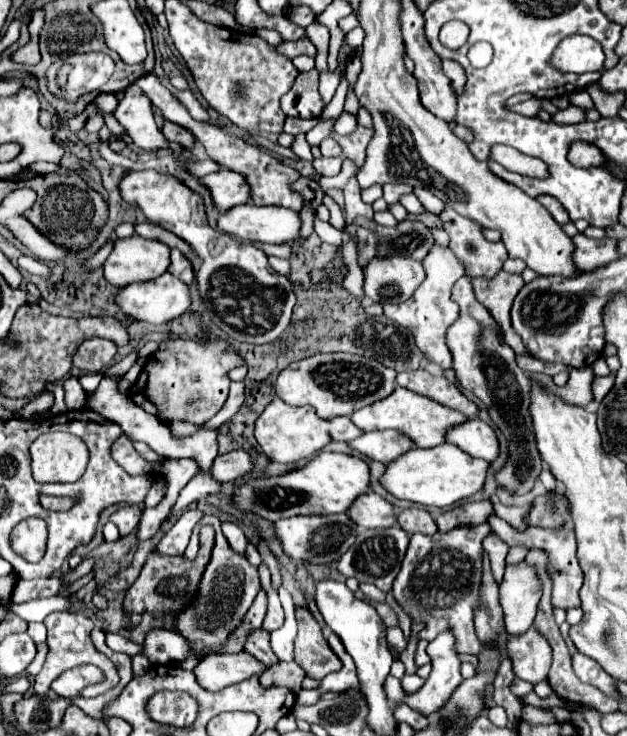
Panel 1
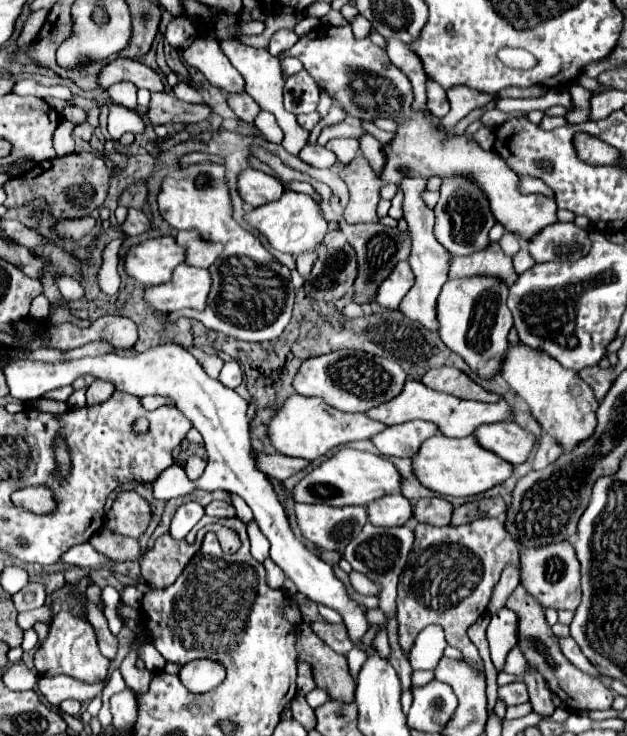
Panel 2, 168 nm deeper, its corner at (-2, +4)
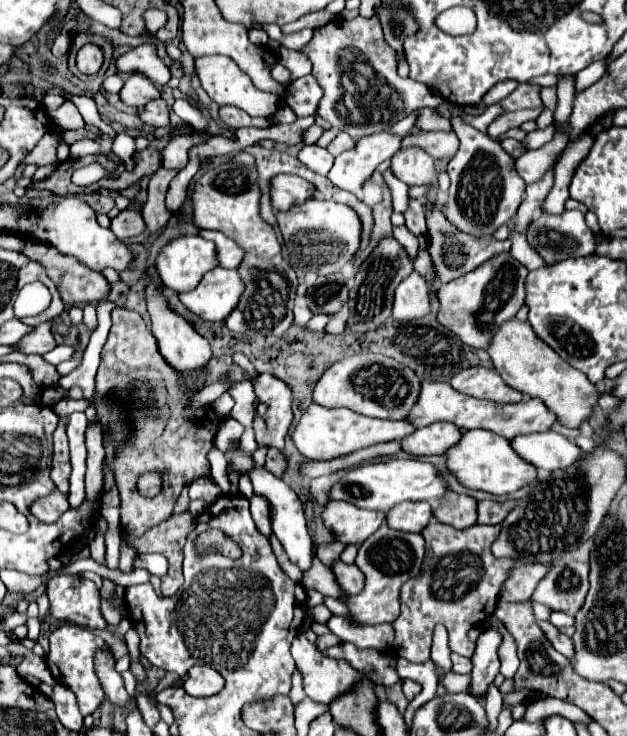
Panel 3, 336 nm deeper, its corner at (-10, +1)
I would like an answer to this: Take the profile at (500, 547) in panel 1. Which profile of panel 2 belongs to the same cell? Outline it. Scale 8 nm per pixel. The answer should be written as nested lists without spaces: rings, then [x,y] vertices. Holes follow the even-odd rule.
[[[502,608],[498,614],[490,618],[488,646],[490,646],[490,658],[496,672],[502,670],[508,652],[516,646],[516,630],[518,630],[516,616],[508,608]]]

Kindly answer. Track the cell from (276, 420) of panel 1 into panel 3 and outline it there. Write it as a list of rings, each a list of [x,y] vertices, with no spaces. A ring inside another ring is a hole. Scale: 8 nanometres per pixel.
[[[312,403],[300,417],[298,425],[292,431],[292,441],[296,449],[308,457],[308,459],[334,459],[340,455],[348,455],[352,451],[376,445],[376,443],[386,443],[386,441],[396,441],[412,433],[414,427],[408,425],[406,421],[384,421],[384,419],[374,419],[366,415],[358,415],[350,409],[338,407],[338,409],[328,409],[318,403]]]

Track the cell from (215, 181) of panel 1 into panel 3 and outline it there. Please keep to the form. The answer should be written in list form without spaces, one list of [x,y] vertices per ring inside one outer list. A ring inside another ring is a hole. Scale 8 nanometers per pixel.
[[[276,175],[270,179],[270,203],[276,211],[290,209],[308,197],[314,197],[316,189],[308,185],[308,181],[300,181],[300,177],[292,175]]]

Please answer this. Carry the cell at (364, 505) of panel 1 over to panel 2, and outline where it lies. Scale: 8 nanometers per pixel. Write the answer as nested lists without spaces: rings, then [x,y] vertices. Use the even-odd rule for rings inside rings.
[[[398,492],[368,504],[368,520],[374,526],[402,526],[410,518],[412,518],[412,504]]]

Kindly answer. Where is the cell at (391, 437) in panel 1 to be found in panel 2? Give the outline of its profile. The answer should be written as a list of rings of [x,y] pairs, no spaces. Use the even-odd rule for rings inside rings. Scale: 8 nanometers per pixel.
[[[410,420],[398,426],[388,426],[384,432],[372,438],[374,446],[386,456],[414,458],[424,440],[438,434],[438,428],[432,422]]]

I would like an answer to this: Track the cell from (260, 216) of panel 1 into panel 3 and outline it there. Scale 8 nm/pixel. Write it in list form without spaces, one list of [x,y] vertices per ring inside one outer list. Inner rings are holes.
[[[306,199],[304,203],[290,207],[288,211],[278,211],[276,221],[284,237],[284,245],[292,253],[290,263],[294,269],[300,271],[308,271],[312,267],[320,269],[326,261],[326,273],[336,273],[358,251],[360,243],[358,215],[350,207],[340,205],[336,201]]]

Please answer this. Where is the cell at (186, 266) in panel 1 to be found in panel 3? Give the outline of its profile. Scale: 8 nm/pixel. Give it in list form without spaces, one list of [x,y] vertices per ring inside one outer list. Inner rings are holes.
[[[200,231],[200,237],[210,239],[216,245],[218,267],[236,269],[236,265],[240,265],[240,257],[244,255],[242,249],[230,237],[226,237],[222,231]]]

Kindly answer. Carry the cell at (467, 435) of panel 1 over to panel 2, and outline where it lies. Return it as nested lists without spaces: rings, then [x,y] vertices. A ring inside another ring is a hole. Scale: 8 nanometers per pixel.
[[[496,422],[480,426],[474,436],[486,448],[508,460],[510,464],[522,464],[536,446],[536,436],[516,422]]]

